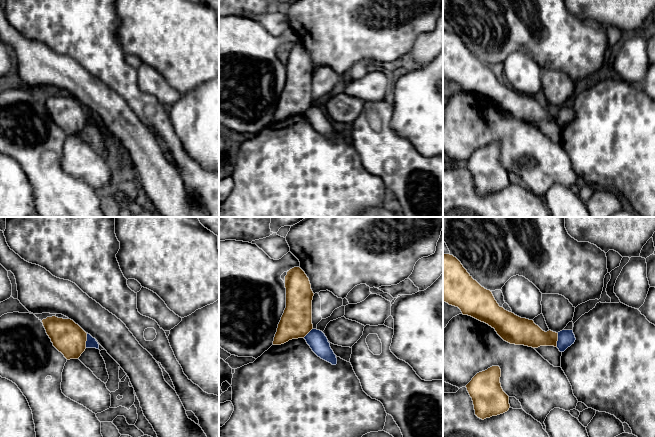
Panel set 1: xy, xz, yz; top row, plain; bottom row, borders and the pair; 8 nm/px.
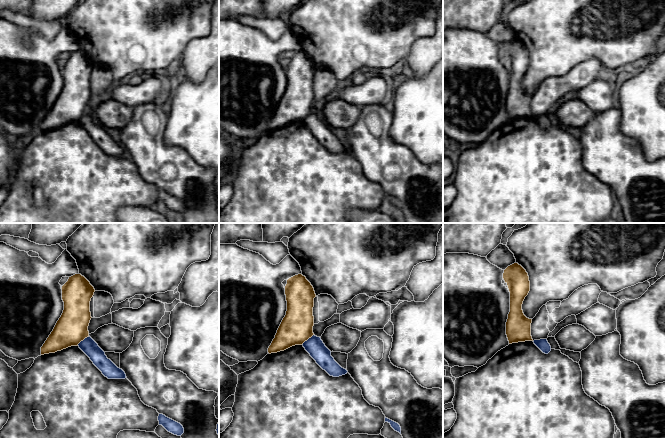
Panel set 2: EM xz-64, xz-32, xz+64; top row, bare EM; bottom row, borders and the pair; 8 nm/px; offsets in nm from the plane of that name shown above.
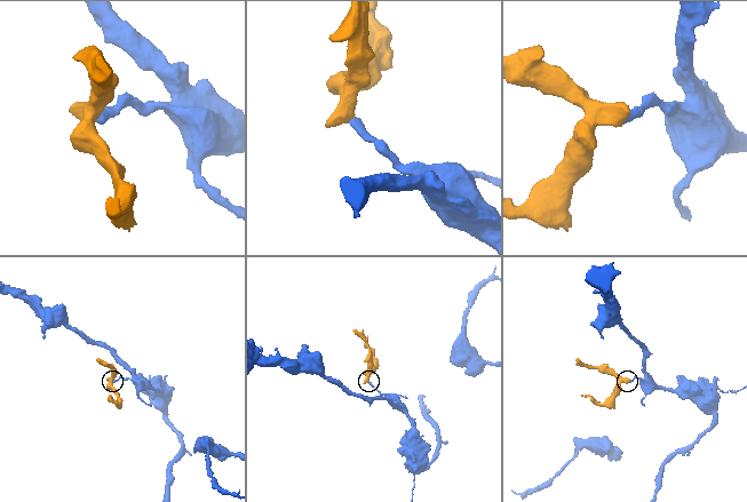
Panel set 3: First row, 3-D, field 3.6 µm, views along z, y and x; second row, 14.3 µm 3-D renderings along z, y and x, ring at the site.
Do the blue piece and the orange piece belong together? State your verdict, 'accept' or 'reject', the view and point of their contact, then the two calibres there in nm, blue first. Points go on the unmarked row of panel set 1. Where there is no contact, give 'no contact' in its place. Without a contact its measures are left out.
reject; meets blue in xy at (87, 116); 90 nm thick on the blue side, 260 nm on the other

